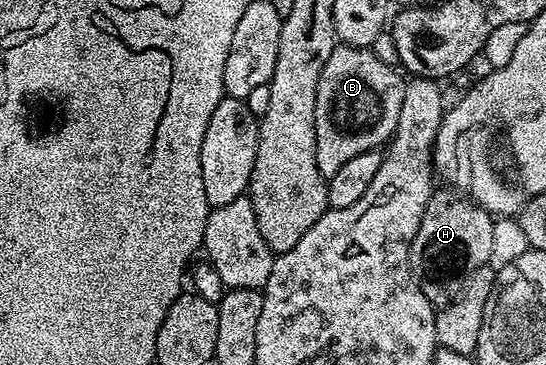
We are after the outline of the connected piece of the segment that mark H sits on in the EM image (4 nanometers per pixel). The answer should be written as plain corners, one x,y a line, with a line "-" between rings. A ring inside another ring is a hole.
441,191
435,192
424,207
420,231
410,244
410,270
418,280
420,291
435,307
451,305
466,290
467,275
489,263
492,254
495,218
473,201
457,201

